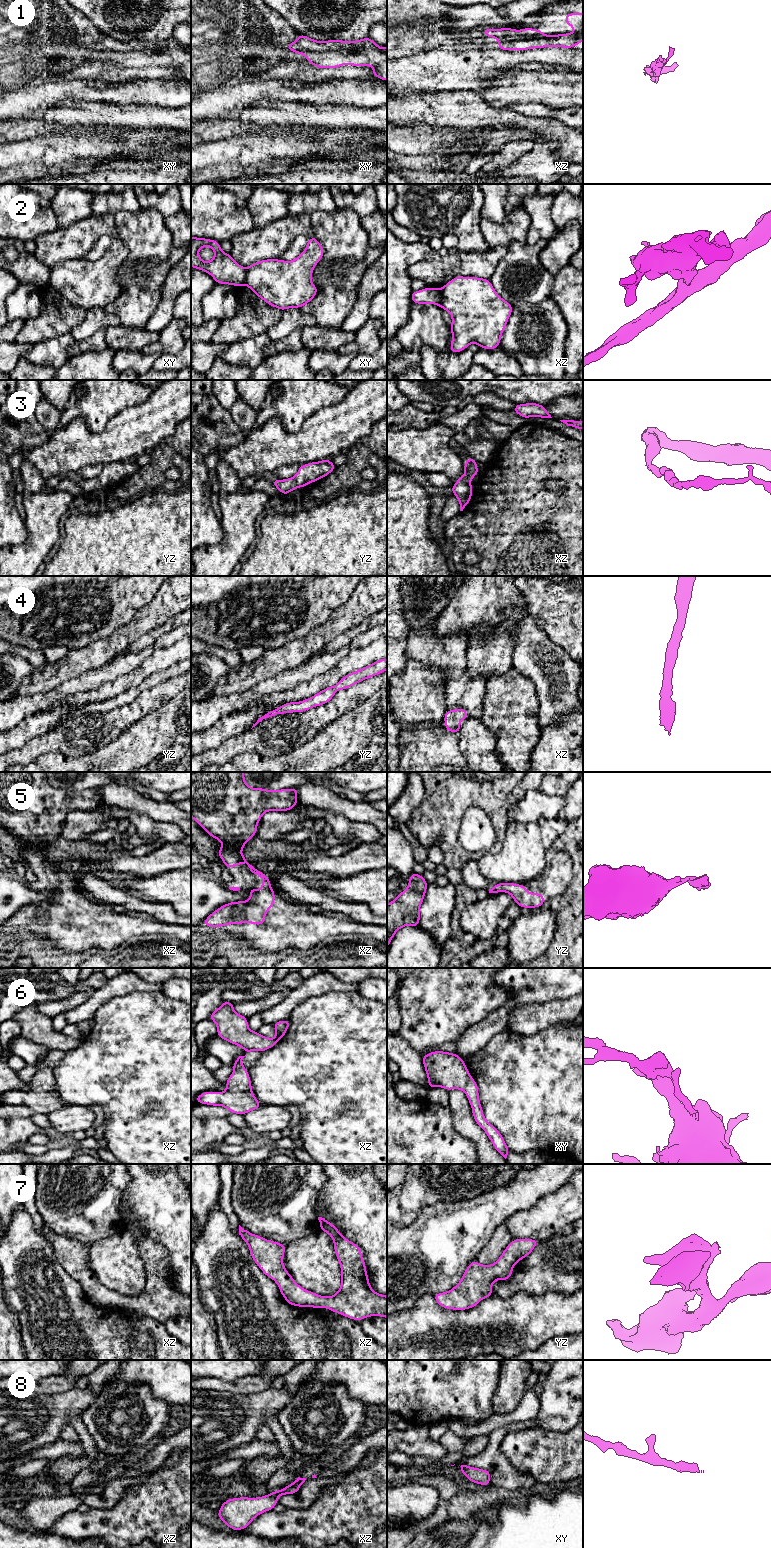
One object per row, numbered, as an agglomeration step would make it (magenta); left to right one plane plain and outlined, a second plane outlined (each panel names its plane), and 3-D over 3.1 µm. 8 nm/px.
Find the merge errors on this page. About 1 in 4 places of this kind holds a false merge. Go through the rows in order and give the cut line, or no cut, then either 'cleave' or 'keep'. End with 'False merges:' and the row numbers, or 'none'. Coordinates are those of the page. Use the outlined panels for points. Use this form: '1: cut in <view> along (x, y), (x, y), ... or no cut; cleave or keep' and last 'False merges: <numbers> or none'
1: no cut; keep
2: cut in xz along (441, 289), (441, 303), (439, 305); cleave
3: no cut; keep
4: no cut; keep
5: no cut; keep
6: no cut; keep
7: no cut; keep
8: no cut; keep
False merges: 2

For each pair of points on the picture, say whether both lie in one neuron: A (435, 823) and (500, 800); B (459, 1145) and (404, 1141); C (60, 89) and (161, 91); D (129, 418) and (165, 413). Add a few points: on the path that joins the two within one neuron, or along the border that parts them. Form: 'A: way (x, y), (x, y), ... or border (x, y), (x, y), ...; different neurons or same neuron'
A: way (451, 807), (459, 799), (484, 799); same neuron
B: way (445, 1145), (418, 1145); same neuron
C: way (85, 91), (99, 93), (136, 92); same neuron
D: way (138, 420), (154, 420), (156, 418); same neuron

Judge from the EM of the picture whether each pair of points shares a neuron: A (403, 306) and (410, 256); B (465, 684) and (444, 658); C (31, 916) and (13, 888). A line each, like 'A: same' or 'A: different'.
A: same
B: different
C: different

